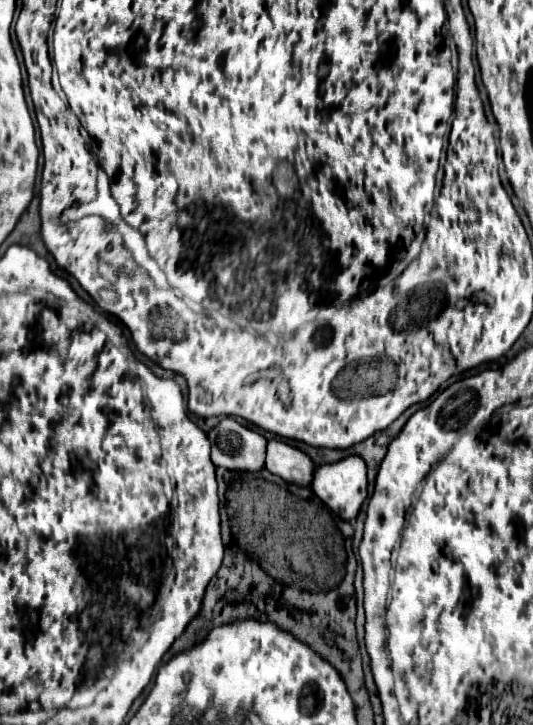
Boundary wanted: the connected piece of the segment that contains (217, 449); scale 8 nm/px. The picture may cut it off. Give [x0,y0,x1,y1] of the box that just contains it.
[210,418,268,472]

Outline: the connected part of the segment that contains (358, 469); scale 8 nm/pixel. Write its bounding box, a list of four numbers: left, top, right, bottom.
[312,456,368,520]

